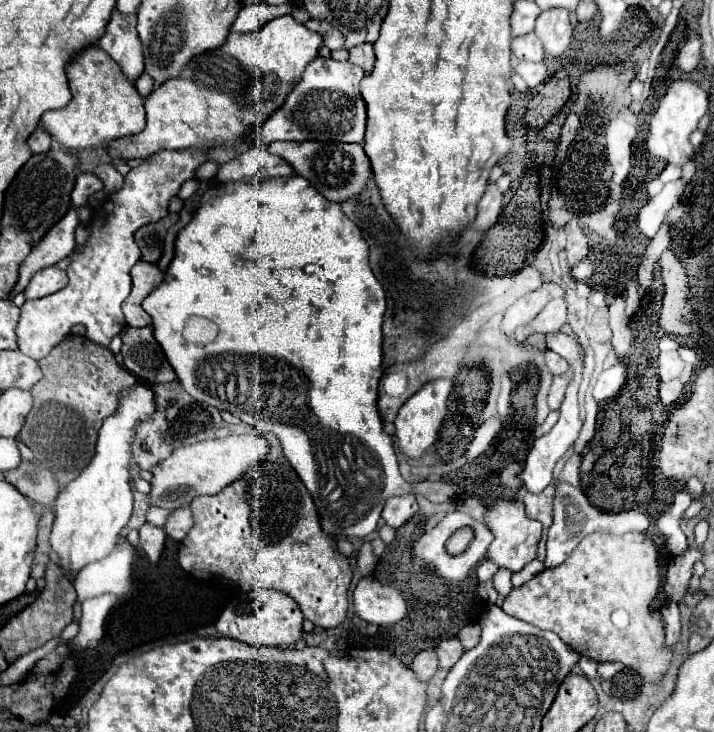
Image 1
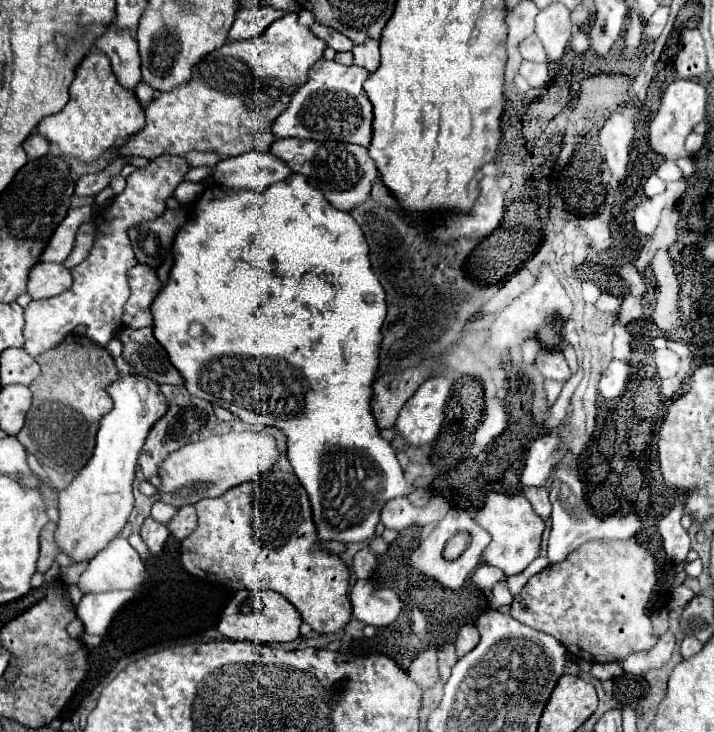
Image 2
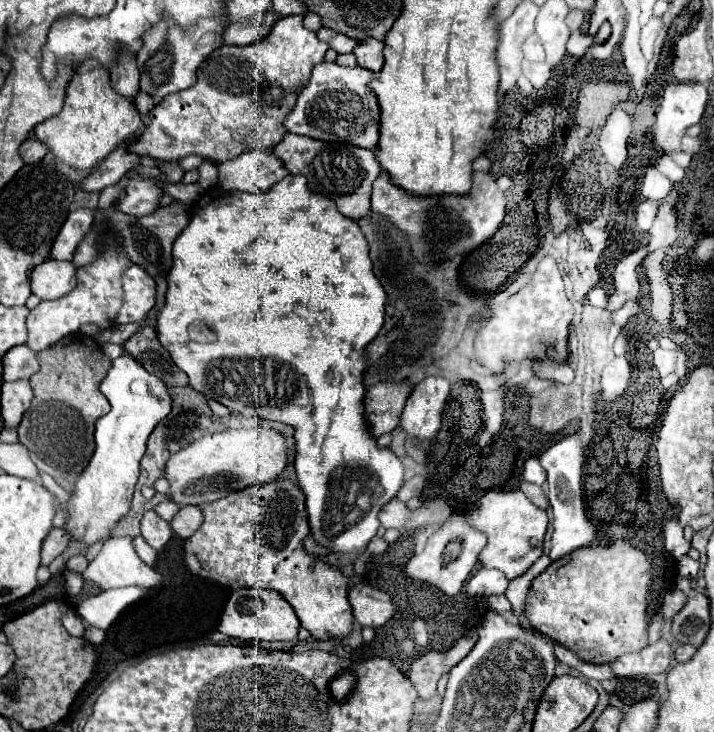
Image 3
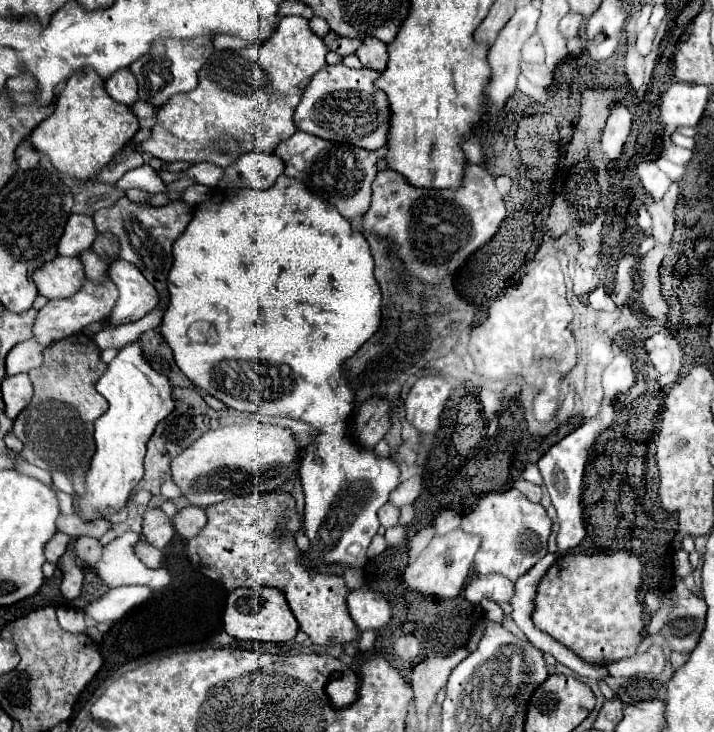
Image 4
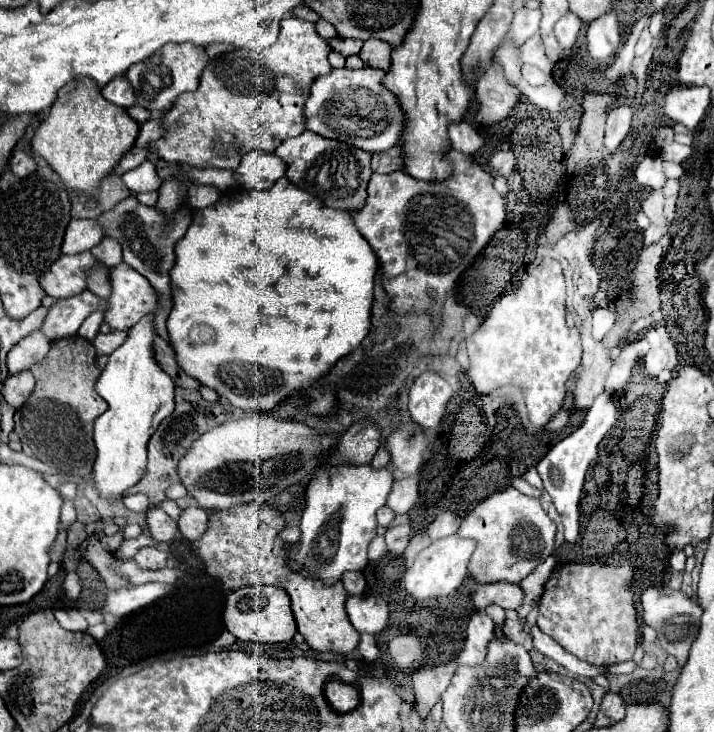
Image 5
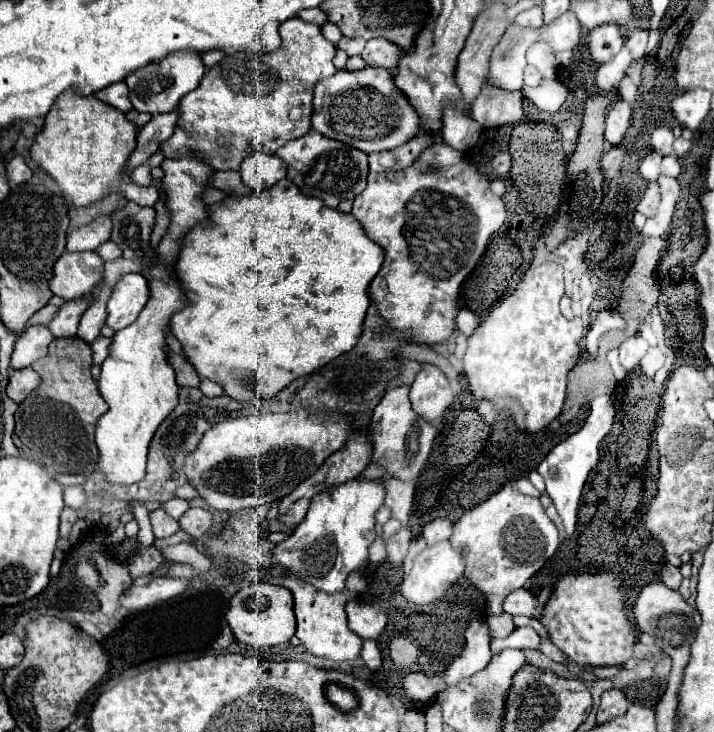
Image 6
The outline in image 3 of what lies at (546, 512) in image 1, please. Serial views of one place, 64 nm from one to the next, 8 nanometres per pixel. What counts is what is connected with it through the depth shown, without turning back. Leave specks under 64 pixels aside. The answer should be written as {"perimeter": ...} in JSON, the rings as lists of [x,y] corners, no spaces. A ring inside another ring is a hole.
{"perimeter":[[[520,482],[520,488],[522,488],[522,492],[524,492],[524,494],[526,494],[538,508],[546,510],[549,507],[548,498],[546,498],[546,495],[540,486]]]}

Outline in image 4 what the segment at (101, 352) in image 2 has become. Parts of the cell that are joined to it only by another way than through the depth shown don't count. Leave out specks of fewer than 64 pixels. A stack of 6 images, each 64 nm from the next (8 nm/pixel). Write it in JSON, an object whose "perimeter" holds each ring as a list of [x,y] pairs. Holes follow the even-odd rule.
{"perimeter":[[[82,332],[48,346],[42,366],[30,372],[34,398],[18,414],[14,434],[52,468],[84,476],[94,454],[94,420],[108,410],[106,398],[96,392],[96,382],[104,372],[106,364],[100,358],[98,346]]]}

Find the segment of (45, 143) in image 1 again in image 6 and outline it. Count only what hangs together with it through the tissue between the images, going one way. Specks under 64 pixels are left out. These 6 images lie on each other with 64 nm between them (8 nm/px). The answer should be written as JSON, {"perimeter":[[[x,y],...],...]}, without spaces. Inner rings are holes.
{"perimeter":[[[14,154],[12,160],[6,164],[6,174],[10,180],[14,180],[16,184],[22,184],[26,180],[30,180],[32,176],[32,168],[24,162],[24,158],[20,154]]]}

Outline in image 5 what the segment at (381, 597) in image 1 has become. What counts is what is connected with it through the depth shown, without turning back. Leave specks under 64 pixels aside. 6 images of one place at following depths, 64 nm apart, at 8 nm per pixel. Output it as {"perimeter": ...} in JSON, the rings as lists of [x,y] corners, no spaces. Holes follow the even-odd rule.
{"perimeter":[[[348,596],[346,612],[358,632],[378,634],[388,622],[388,604],[378,596]]]}

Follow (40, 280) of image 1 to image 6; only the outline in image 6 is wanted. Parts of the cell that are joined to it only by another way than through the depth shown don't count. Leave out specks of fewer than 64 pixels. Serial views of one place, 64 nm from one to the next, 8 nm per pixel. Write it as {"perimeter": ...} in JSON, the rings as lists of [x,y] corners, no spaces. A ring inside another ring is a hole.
{"perimeter":[[[64,252],[50,278],[52,294],[74,300],[92,294],[92,288],[104,278],[104,260],[96,252]]]}

